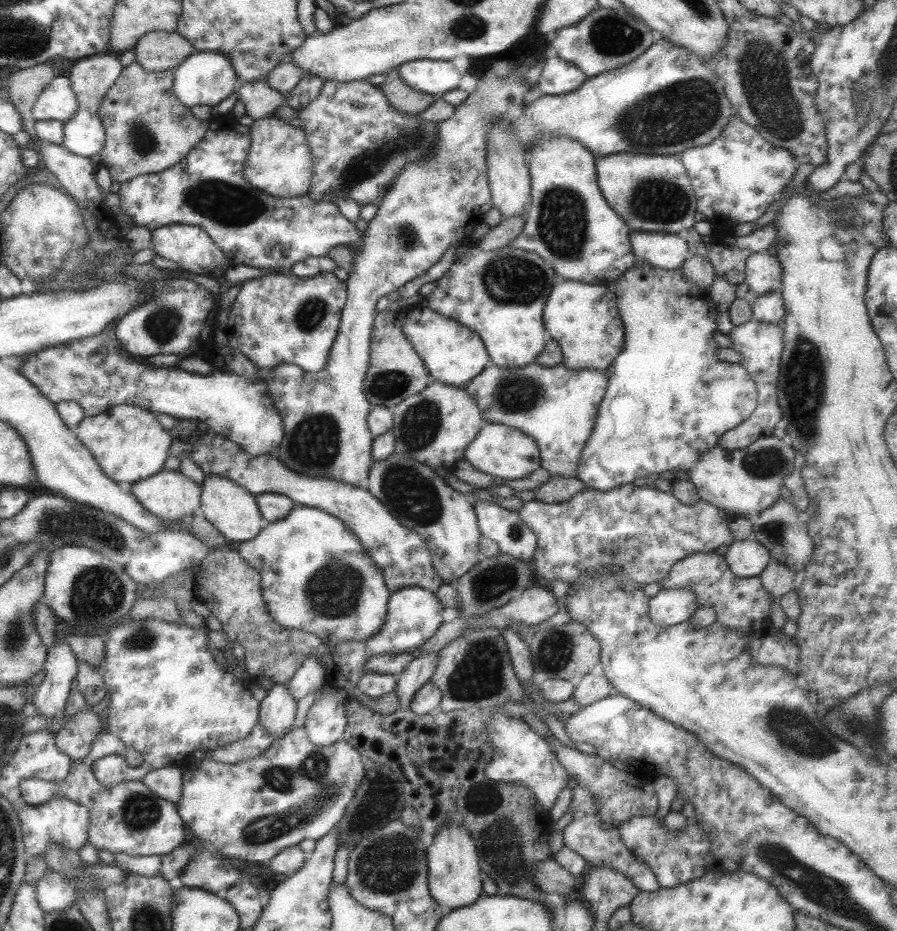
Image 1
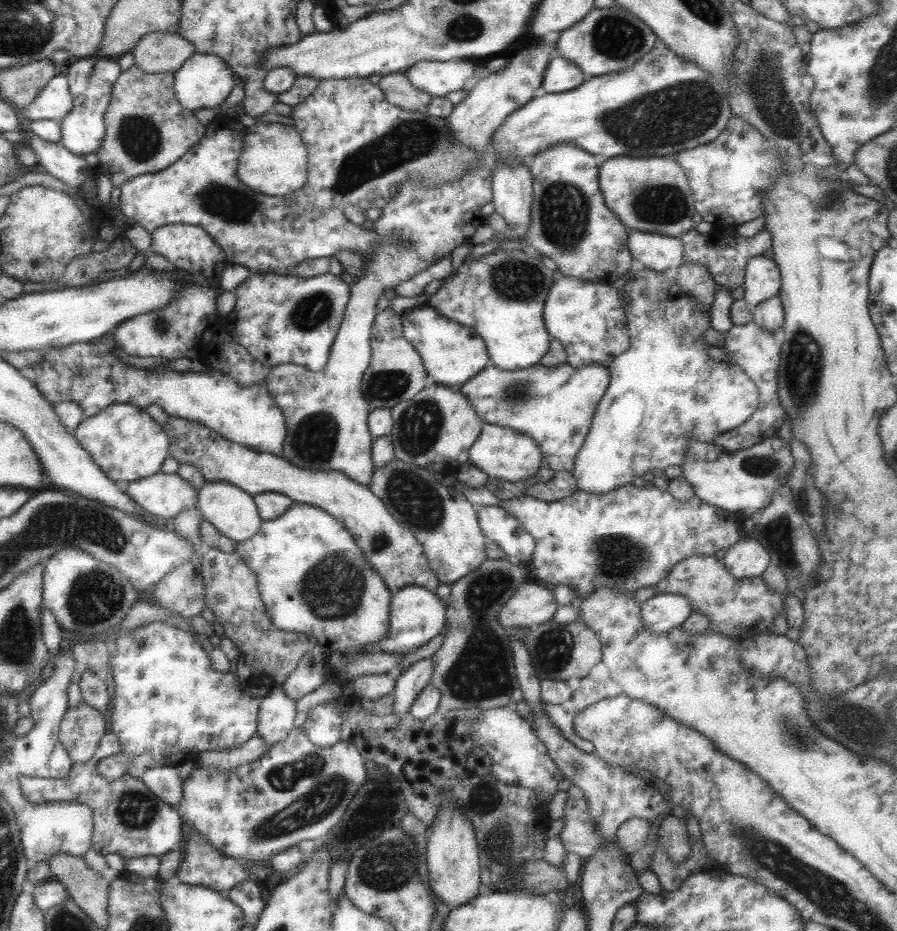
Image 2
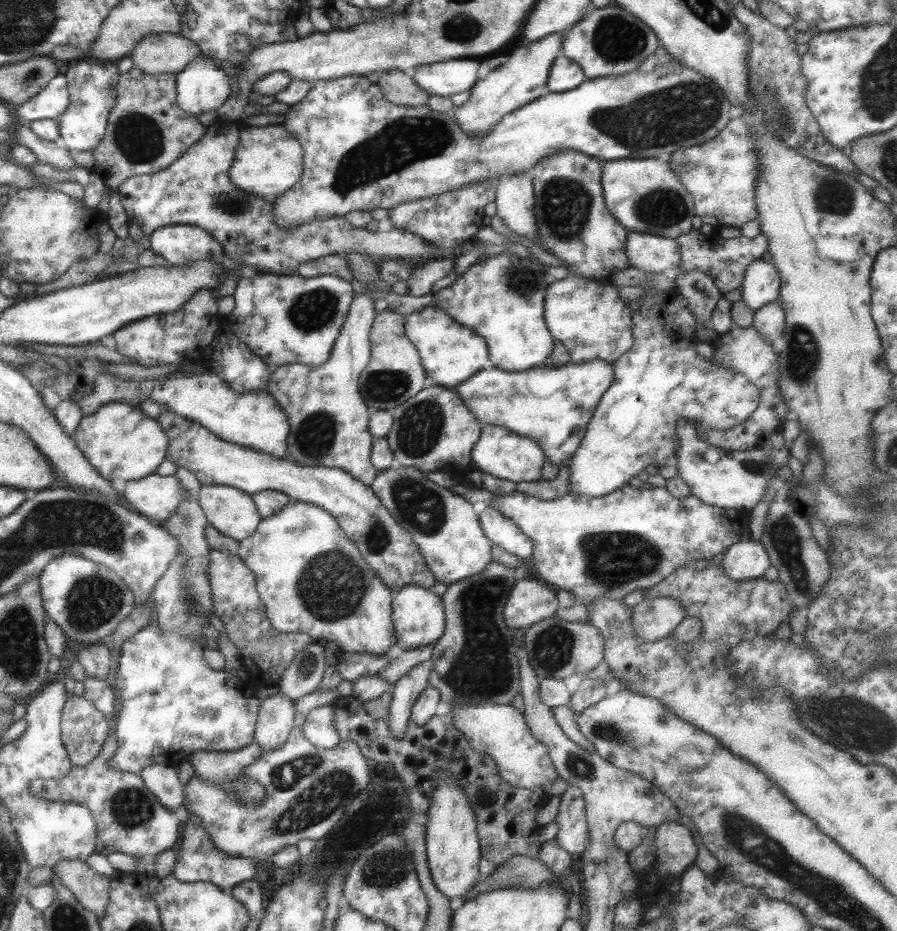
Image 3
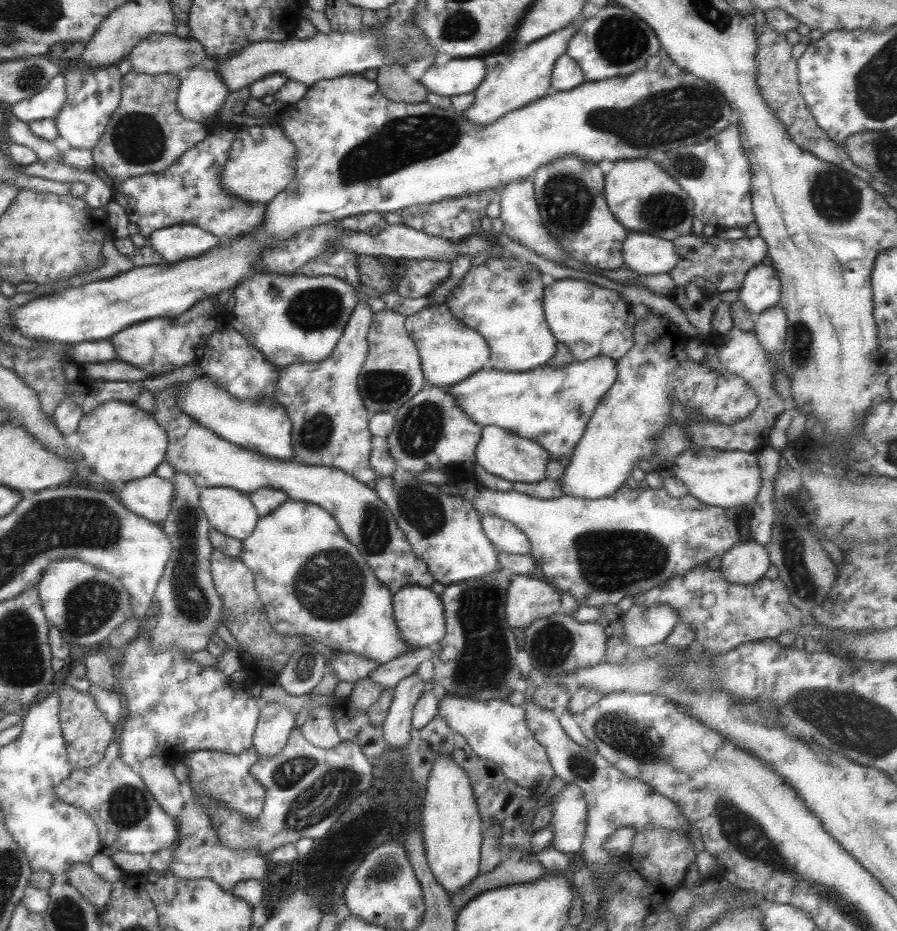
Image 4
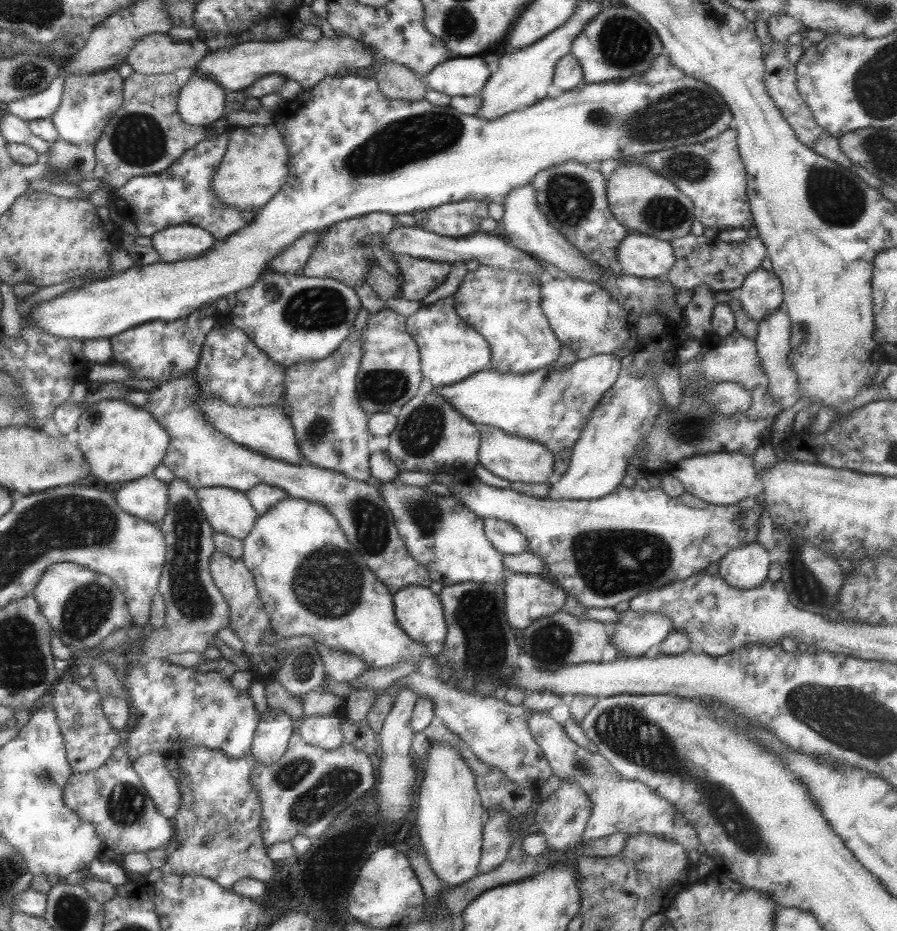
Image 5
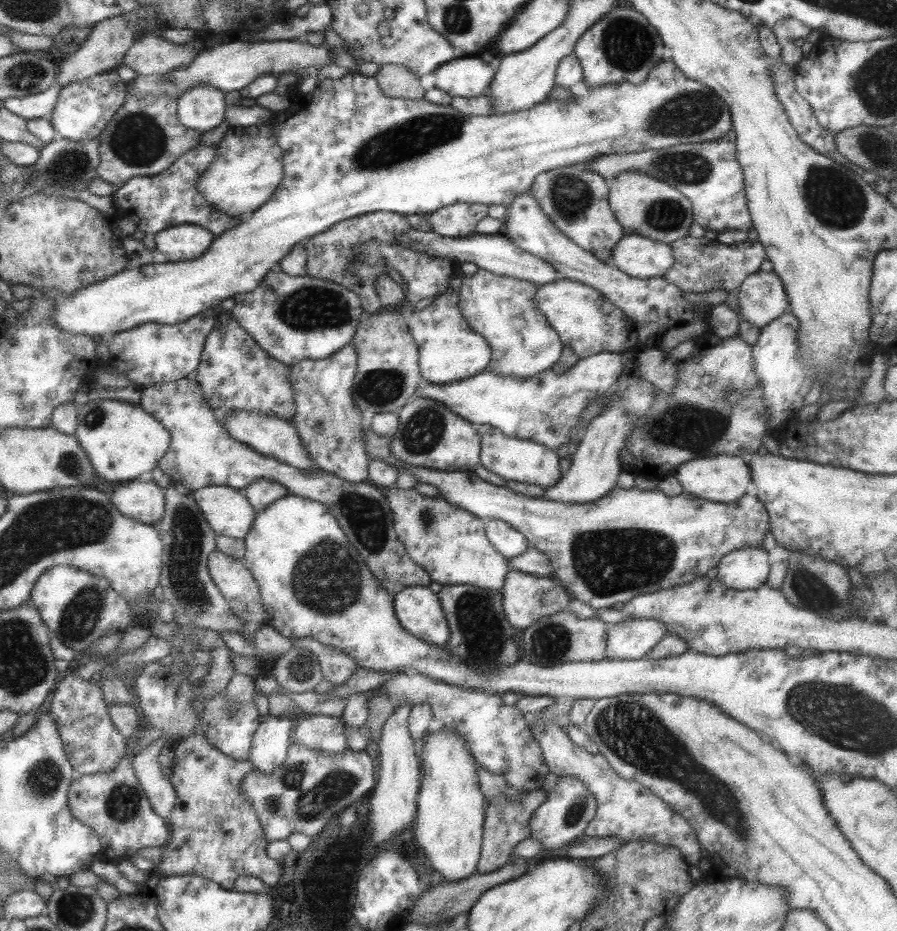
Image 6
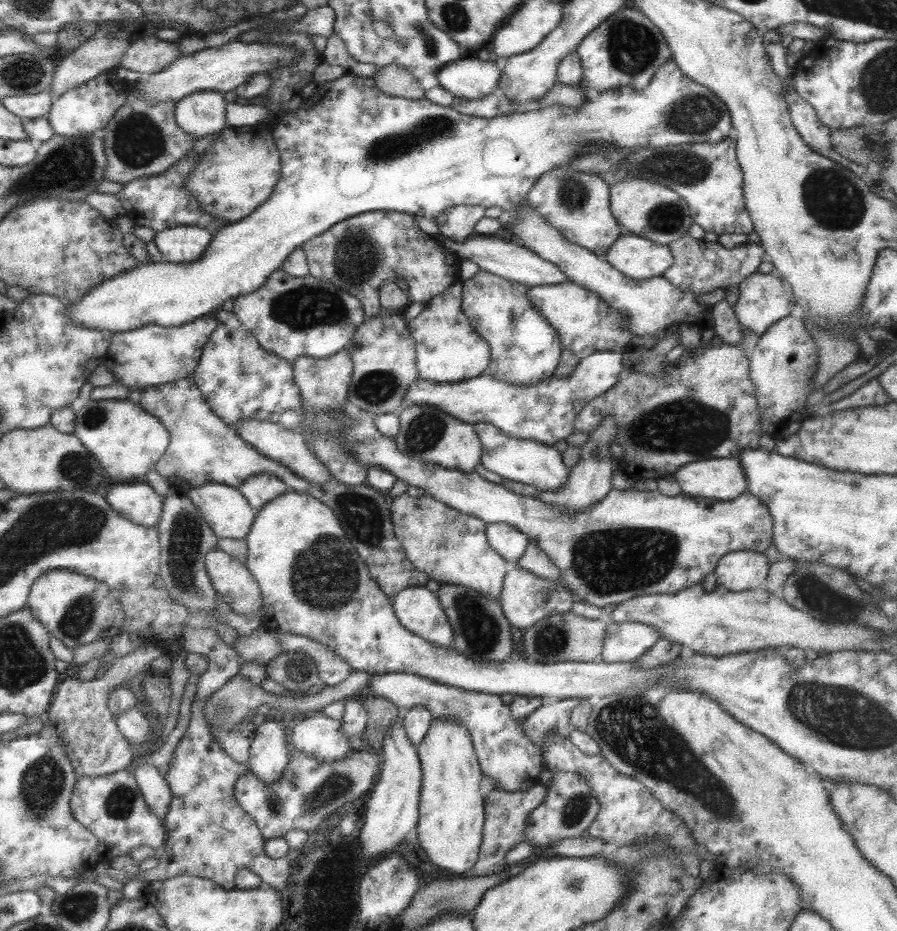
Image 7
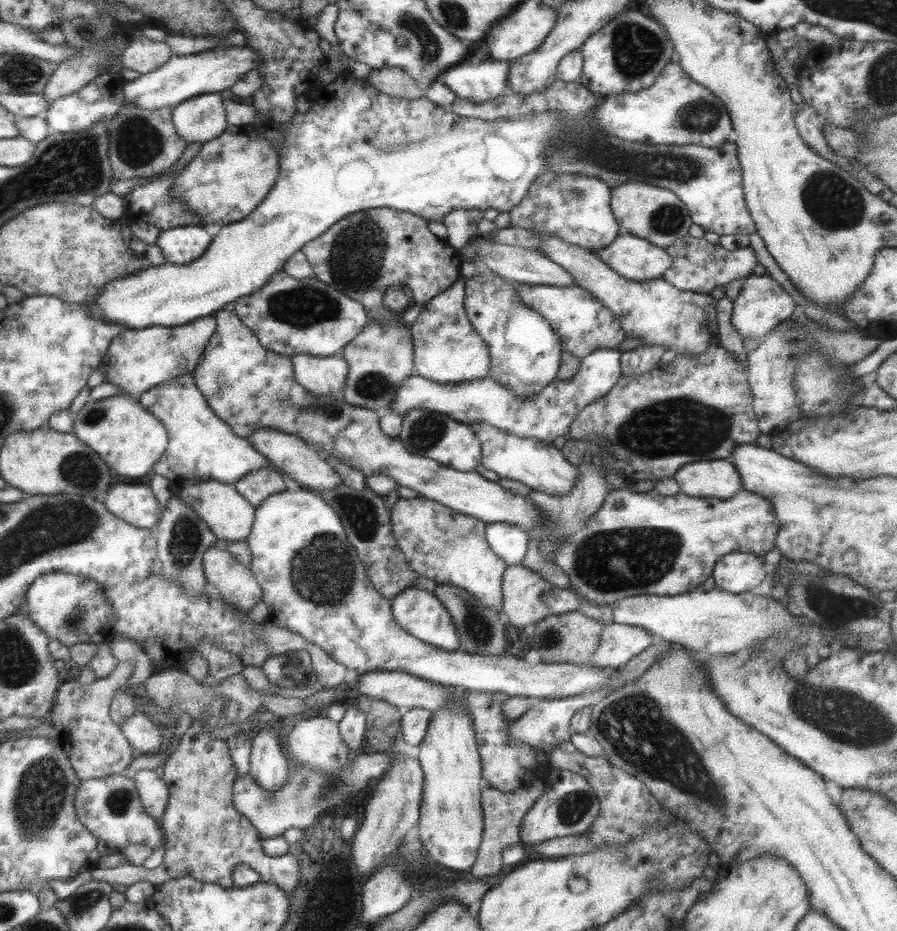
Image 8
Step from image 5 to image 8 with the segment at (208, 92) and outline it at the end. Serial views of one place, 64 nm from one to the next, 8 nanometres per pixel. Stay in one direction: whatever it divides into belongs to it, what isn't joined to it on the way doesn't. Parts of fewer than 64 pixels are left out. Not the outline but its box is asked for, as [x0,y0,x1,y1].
[171,93,228,144]

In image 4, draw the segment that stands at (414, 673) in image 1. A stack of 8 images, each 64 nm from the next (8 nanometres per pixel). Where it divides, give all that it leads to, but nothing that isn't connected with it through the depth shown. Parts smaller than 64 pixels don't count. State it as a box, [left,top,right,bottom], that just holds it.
[383,672,425,751]

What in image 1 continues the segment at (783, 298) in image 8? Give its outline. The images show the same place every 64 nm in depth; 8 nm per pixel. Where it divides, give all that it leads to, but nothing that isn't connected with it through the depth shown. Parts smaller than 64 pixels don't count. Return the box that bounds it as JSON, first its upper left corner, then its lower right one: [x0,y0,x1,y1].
[745,251,782,296]

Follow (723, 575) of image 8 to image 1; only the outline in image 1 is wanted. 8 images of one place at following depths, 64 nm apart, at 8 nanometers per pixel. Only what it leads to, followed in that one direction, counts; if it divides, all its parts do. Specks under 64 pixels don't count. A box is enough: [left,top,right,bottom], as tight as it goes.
[723,540,771,578]

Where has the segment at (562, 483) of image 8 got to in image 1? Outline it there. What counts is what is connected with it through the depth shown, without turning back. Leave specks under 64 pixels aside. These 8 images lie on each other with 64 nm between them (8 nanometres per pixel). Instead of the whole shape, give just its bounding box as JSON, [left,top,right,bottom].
[465,422,541,480]

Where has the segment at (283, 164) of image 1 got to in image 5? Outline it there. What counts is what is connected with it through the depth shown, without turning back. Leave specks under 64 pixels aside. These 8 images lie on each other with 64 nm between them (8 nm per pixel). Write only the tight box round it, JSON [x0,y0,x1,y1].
[211,124,289,211]

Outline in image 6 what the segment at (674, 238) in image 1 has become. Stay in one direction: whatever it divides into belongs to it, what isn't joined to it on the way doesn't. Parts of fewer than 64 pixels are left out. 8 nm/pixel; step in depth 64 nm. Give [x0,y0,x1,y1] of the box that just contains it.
[611,234,675,278]

